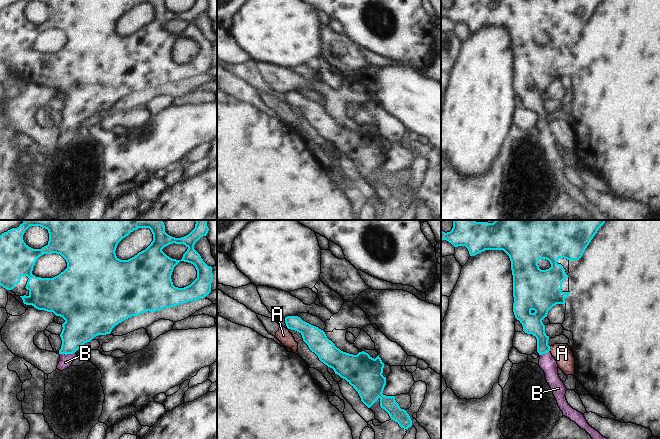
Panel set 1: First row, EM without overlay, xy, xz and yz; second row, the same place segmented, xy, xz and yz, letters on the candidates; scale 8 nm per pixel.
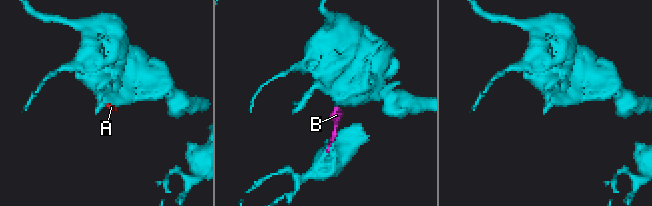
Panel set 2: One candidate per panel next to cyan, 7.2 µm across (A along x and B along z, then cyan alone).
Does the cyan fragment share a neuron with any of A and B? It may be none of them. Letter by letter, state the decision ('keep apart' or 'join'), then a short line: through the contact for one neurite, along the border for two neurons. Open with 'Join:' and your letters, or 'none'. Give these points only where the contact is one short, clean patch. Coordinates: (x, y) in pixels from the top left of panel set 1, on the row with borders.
Join: B
A: keep apart; line yz (551, 347), (549, 350)
B: join; line xy (81, 326), (74, 334), (67, 353), (65, 362)

